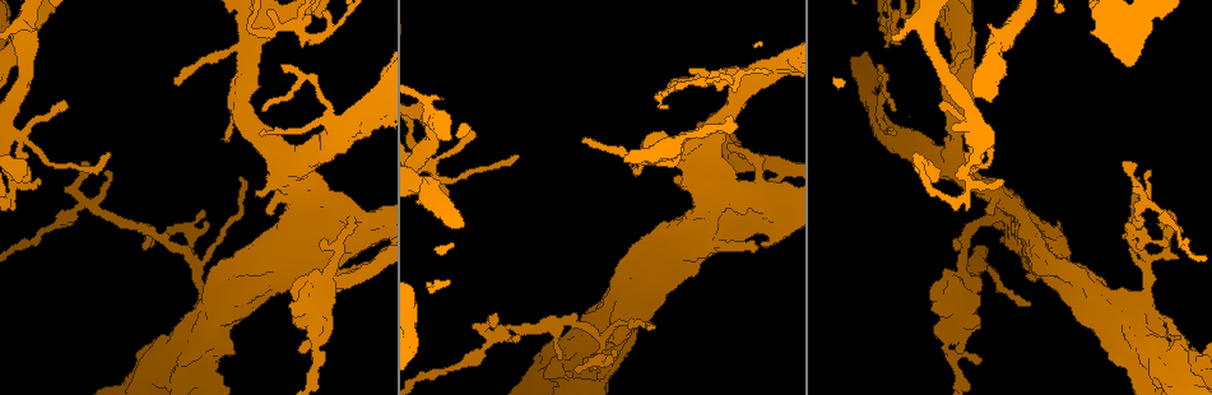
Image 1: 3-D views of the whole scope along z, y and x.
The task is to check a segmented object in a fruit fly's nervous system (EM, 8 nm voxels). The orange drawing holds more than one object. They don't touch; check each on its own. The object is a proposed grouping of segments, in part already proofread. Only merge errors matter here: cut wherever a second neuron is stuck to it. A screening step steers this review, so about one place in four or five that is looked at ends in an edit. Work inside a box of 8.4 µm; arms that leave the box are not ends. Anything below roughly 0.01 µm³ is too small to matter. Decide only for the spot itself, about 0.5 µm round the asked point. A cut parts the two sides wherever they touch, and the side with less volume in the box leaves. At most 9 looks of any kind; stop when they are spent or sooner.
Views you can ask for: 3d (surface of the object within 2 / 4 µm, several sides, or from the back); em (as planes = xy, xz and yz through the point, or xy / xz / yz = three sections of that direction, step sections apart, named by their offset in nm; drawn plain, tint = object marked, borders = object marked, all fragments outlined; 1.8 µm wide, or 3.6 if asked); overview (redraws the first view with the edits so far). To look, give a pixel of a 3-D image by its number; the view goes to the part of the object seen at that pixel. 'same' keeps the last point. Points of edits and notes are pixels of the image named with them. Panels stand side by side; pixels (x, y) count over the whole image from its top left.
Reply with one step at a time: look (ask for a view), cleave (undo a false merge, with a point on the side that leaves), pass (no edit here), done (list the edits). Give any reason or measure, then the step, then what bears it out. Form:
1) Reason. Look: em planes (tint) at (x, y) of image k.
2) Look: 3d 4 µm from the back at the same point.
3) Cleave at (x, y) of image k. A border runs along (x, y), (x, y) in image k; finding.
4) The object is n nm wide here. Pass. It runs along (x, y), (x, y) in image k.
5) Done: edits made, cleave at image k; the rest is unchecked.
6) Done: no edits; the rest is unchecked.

Sudden change in width. Look: 3d 4 µm at (591, 378) of image 1.

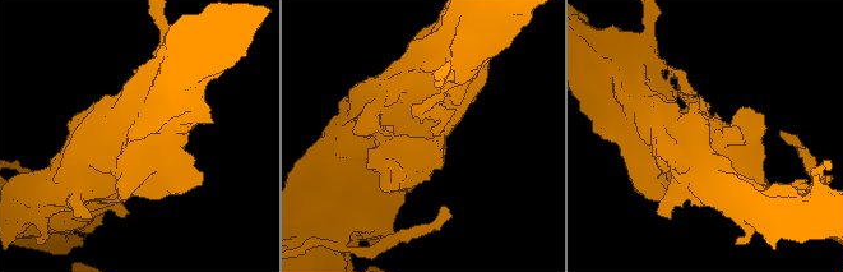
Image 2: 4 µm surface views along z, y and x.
Shape alone is not enough. Look: em 3.6 µm planes (tint) at (420, 135) of image 2.

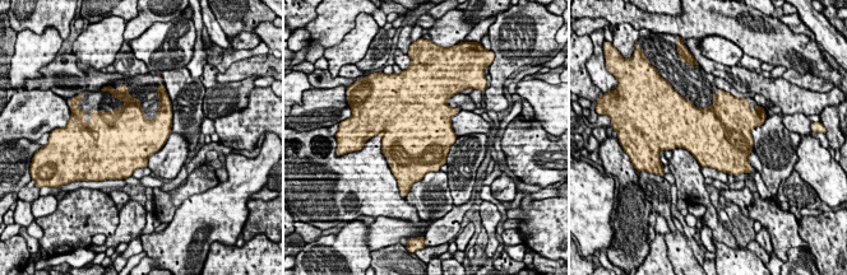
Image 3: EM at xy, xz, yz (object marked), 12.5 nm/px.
The object is 700 nm wide here. Pass. Continuous, no second neuron.

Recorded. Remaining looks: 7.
Thick turns thin. Look: 3d 4 µm at (1142, 299) of image 1.

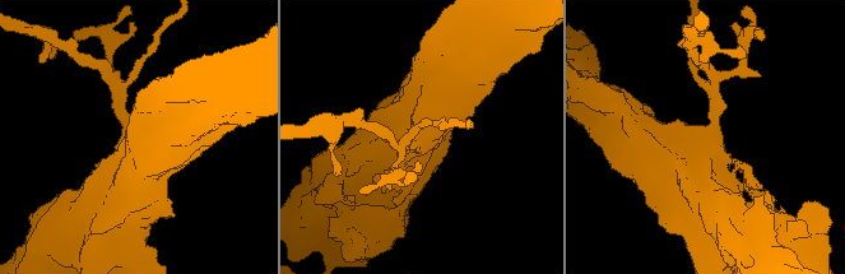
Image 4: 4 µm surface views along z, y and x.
Need the tissue. Look: em planes (tint) at (416, 137) of image 4.

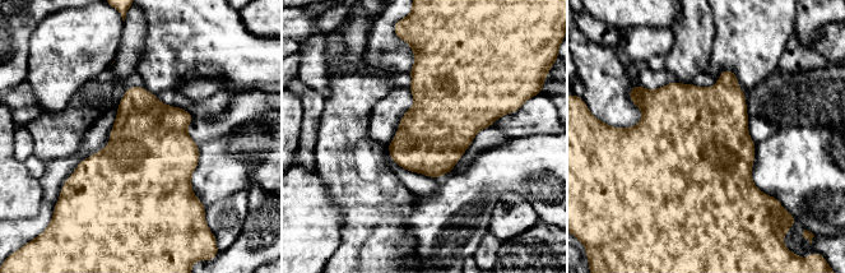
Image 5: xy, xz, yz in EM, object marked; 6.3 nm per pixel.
The object is 440 nm wide here. Pass. All the same neuron.

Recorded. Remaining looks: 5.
Calibre changes. Look: em planes (tint) at (953, 365) of image 1.

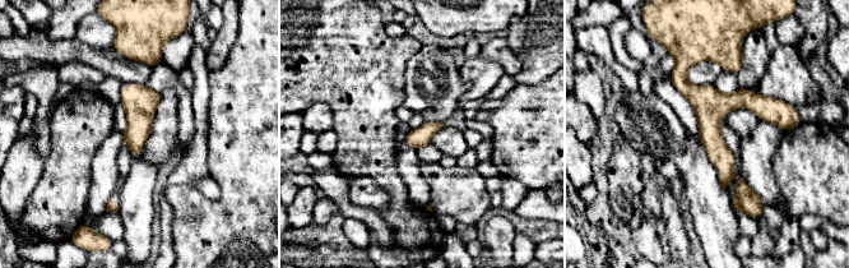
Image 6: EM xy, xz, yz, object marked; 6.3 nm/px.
The object is 120 nm wide here. Pass. One neuron here.

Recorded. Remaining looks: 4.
Abrupt turn. Look: em xz step 8 (tint) at (421, 112) of image 1.

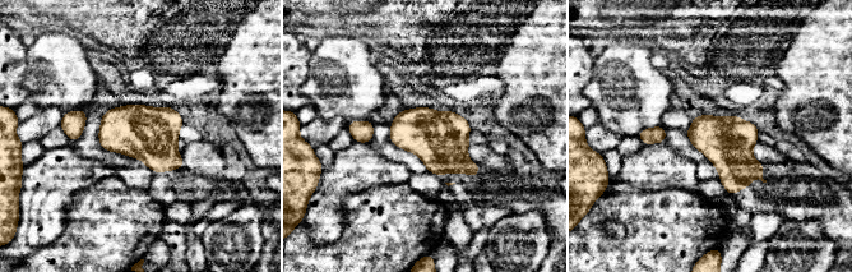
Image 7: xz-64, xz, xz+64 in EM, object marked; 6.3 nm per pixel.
The object is 320 nm wide here. Pass. All the same neuron.

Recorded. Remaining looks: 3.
Done: no edits; the rest is unchecked.

